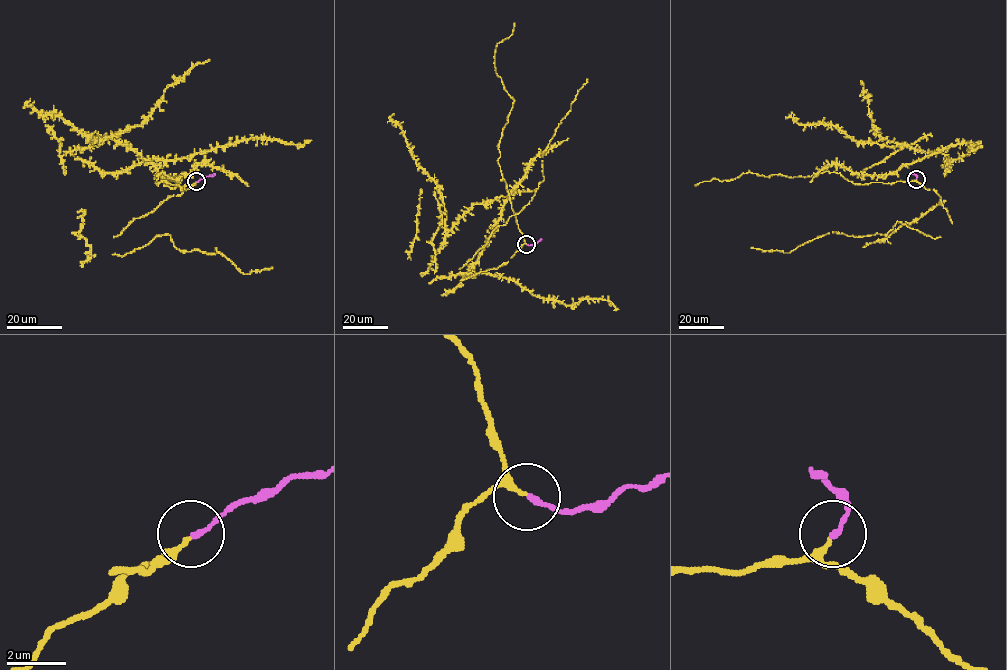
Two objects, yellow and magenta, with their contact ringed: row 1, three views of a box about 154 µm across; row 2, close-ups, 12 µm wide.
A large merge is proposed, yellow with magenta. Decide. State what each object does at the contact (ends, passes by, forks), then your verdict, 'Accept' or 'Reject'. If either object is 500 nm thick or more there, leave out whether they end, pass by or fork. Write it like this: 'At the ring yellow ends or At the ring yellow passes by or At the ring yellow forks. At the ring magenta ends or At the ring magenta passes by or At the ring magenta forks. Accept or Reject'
At the ring yellow ends. At the ring magenta ends. Accept

